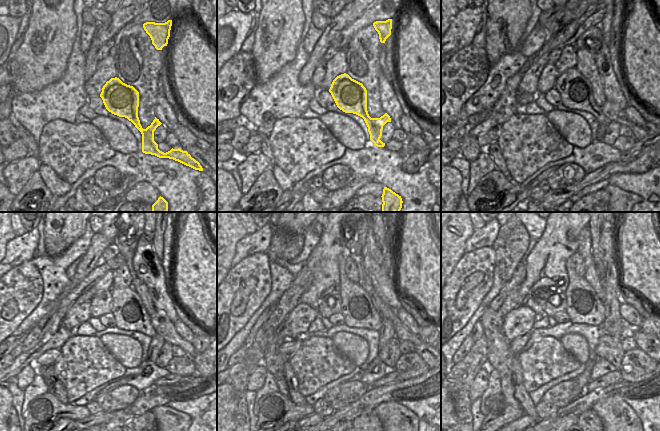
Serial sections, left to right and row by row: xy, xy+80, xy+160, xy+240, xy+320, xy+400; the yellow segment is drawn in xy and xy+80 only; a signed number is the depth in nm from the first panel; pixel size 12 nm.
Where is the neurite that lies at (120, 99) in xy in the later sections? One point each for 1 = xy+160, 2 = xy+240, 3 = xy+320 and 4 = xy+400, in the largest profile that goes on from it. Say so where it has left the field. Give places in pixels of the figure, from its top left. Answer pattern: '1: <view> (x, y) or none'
1: xy+160 (575, 91)
2: xy+240 (129, 313)
3: xy+320 (358, 311)
4: xy+400 (583, 305)

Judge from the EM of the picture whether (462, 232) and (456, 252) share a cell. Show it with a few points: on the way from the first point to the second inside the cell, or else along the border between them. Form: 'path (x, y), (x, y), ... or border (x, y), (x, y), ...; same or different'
path (460, 237), (456, 241), (456, 247); same

